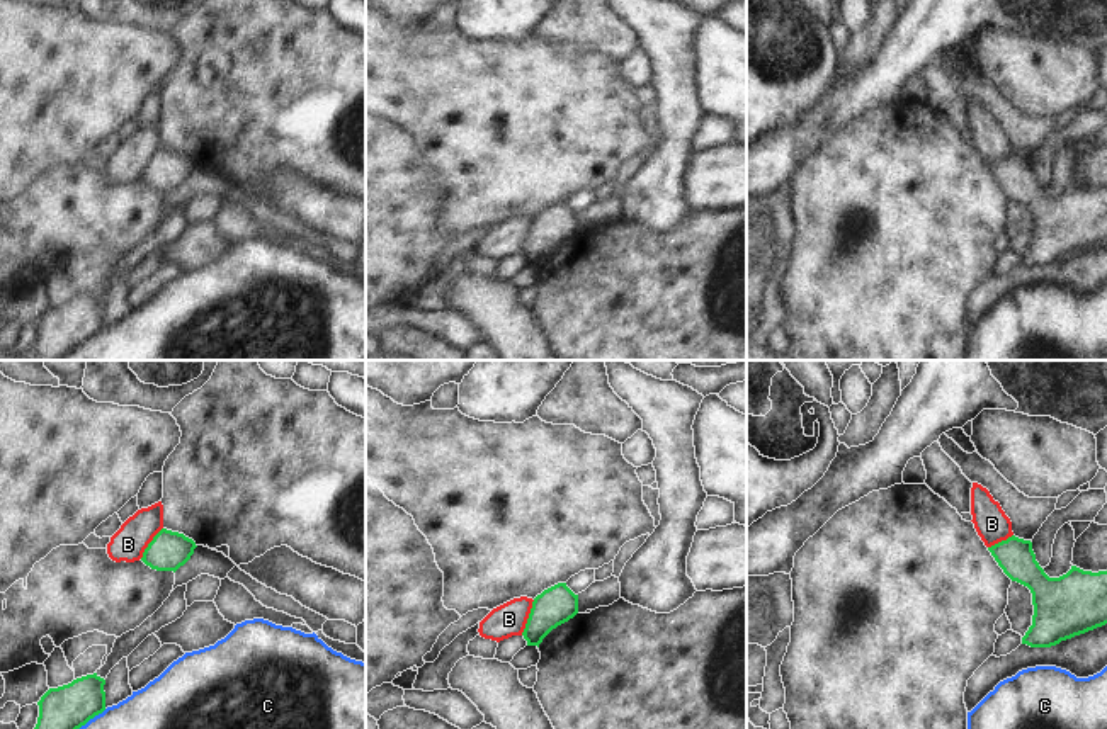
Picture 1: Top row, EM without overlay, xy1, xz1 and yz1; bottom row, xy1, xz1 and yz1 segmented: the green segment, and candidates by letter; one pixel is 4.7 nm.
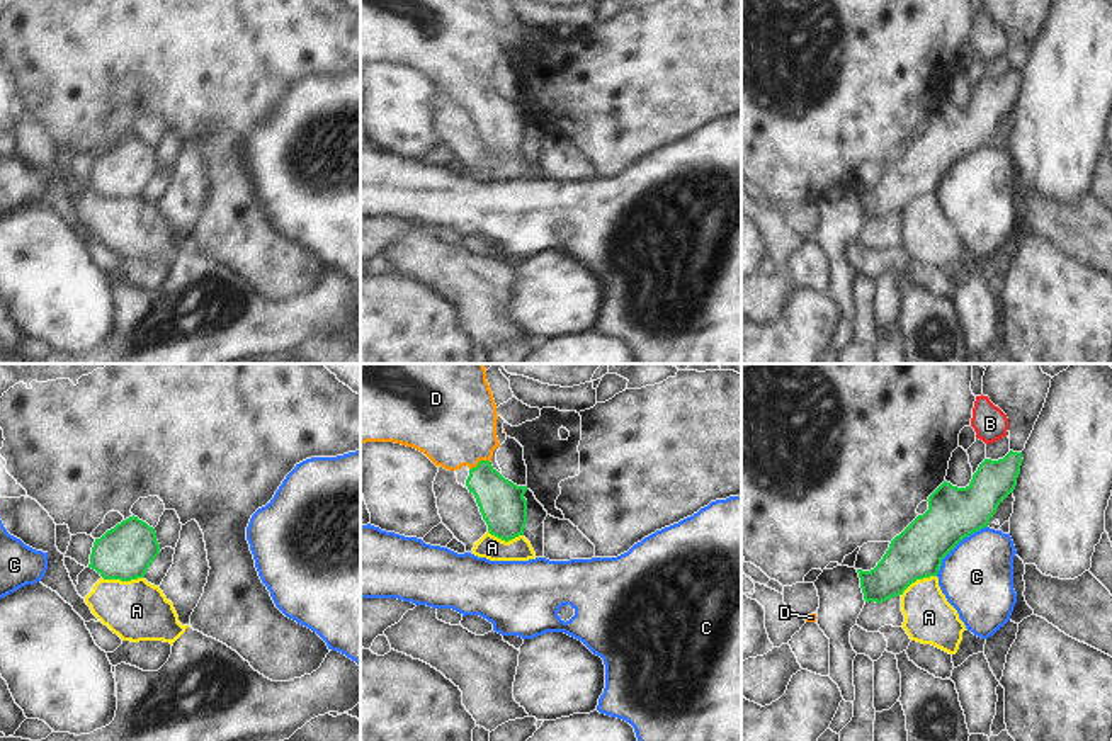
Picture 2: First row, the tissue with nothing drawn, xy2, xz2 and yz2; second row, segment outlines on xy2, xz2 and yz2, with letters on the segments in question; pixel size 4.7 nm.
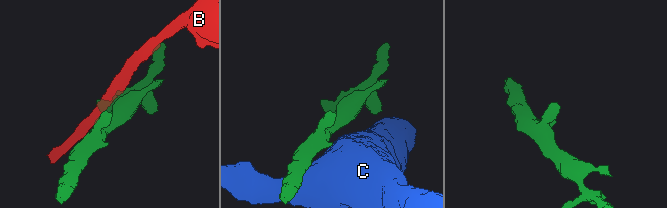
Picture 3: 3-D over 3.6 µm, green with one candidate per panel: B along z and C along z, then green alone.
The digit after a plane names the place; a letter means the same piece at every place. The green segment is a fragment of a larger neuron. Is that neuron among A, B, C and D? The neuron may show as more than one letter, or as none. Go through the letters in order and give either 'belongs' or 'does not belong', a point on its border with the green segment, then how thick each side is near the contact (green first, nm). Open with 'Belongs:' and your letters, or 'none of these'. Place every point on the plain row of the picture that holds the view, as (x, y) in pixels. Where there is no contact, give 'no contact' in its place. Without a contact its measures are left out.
Belongs: D
A: does not belong; meets green in xy2 at (123, 199); 260 nm thick on the green side, 280 nm on the other
B: does not belong; meets green in xz1 at (529, 237); 180 nm thick on the green side, 160 nm on the other
C: does not belong; meets green in yz2 at (956, 164); 240 nm thick on the green side, 360 nm on the other
D: belongs; meets green in xz2 at (480, 80); 220 nm thick on the green side, 400 nm on the other

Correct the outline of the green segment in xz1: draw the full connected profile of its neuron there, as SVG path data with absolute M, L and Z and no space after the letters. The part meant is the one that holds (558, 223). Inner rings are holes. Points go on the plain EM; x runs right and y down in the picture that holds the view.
M558 202L532 221L532 228L522 251L527 265L537 265L558 245L568 241L578 233L578 214L566 202Z

